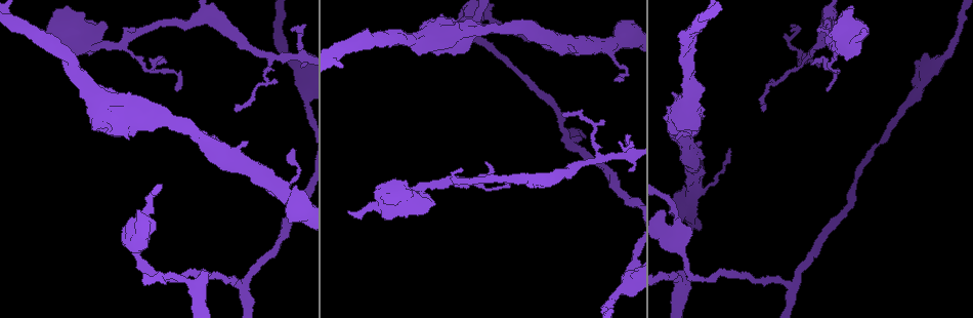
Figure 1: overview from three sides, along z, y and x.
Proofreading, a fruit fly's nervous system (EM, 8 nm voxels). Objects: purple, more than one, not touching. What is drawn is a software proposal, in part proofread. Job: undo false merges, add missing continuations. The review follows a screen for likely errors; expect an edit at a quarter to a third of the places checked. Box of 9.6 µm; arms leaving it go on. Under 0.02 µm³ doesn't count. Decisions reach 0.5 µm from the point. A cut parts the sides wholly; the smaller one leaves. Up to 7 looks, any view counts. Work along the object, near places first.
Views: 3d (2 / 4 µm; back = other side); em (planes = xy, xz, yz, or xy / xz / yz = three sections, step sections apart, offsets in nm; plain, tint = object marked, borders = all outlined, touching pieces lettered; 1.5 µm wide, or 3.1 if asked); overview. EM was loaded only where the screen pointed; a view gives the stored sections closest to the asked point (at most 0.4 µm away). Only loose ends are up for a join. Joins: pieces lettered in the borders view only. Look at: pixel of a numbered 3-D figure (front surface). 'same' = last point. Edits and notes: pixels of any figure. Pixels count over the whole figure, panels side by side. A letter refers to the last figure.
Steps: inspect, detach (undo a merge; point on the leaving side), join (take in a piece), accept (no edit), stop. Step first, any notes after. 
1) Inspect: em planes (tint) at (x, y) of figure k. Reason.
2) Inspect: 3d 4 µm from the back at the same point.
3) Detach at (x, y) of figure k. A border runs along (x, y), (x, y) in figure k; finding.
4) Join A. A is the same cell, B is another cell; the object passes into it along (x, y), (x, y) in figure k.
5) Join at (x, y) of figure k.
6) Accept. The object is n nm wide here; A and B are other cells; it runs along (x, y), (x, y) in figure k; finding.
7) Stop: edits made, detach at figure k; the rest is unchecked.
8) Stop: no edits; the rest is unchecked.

Inspect: 3d 4 µm at (820, 65) of figure 1. Free end.

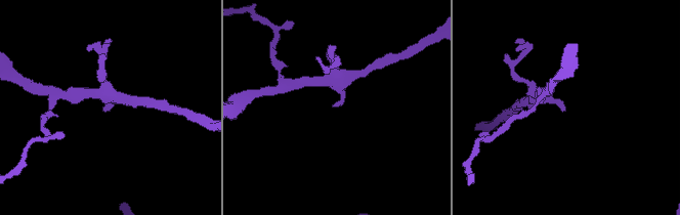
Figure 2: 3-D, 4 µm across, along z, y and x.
Inspect: em planes (borders) at (563, 110) of figure 2. The arms are 190, 220 nm wide; shape alone is not enough.

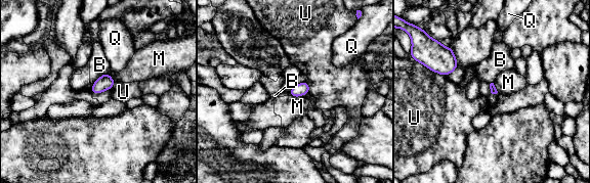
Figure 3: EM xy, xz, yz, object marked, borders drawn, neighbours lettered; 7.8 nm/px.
Accept. B, M, Q and U are other cells; a border runs along (425, 65), (445, 76) in figure 3; none of them fits.

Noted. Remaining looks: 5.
Inspect: 3d 2 µm at (813, 62) of figure 1. Tapers out.

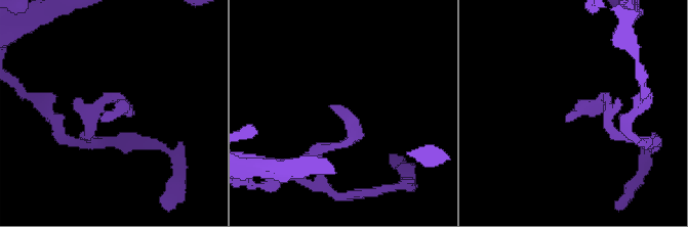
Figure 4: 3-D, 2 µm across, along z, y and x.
Inspect: em yz step 8 (borders) at (101, 120) of figure 4. Now the EM.

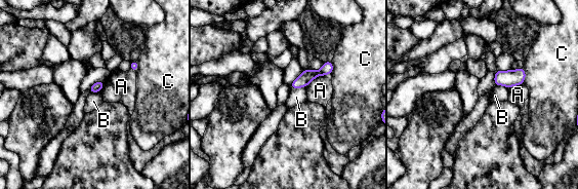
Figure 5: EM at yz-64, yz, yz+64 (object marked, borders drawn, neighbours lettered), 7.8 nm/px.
Accept. The longest contact is with A, 240 nm; A, B and C are other cells; no lettered piece goes on from it.

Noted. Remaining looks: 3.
Inspect: em yz step 8 (borders) at (350, 211) of figure 1. An open end.

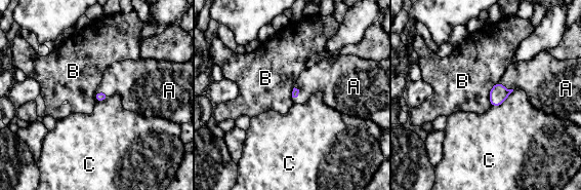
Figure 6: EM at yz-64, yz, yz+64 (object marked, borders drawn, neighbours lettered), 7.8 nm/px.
Inspect: em planes (borders) at the same point. Another direction.

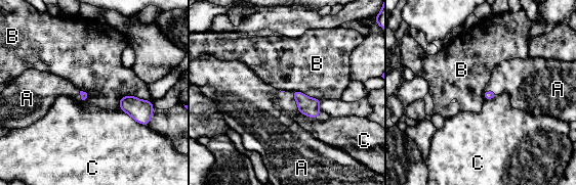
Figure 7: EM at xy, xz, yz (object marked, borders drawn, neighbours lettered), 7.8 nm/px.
Join A. The longest contact is with B, 260 nm; A is the same cell, B and C are other cells; the object passes into it along (307, 106), (297, 102), (275, 125) in figure 7; it goes on there.

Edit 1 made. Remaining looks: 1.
Stop: edits made, join at figure 7; the rest is unchecked.

